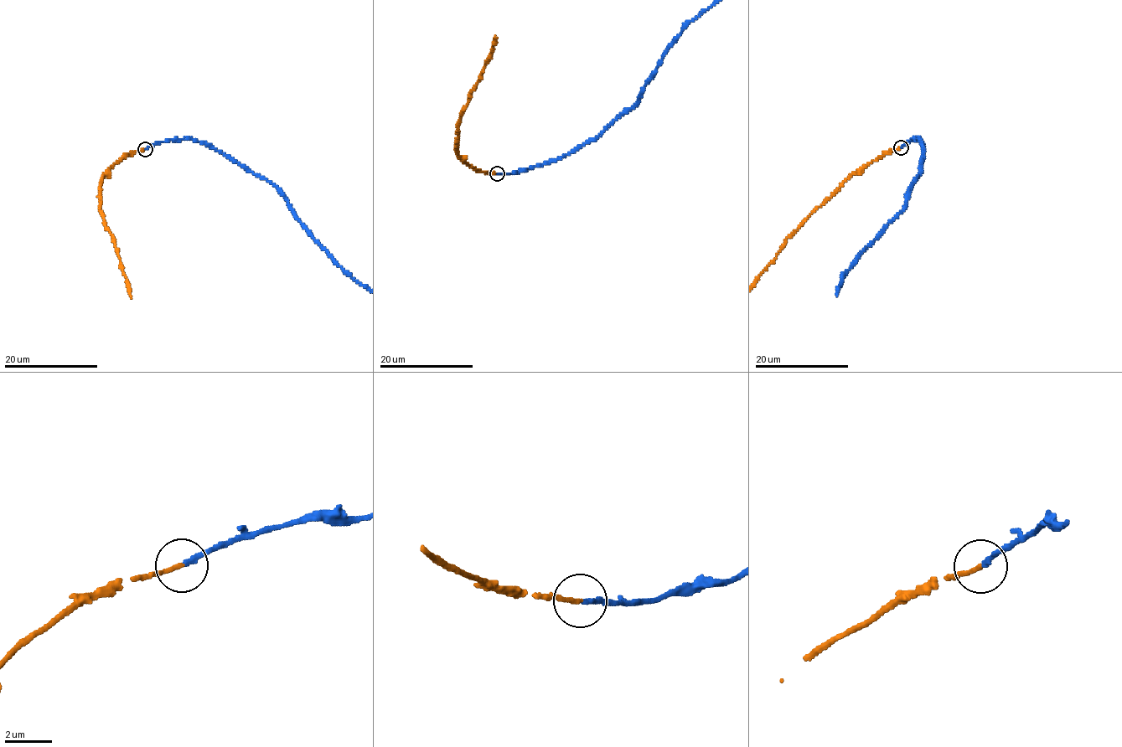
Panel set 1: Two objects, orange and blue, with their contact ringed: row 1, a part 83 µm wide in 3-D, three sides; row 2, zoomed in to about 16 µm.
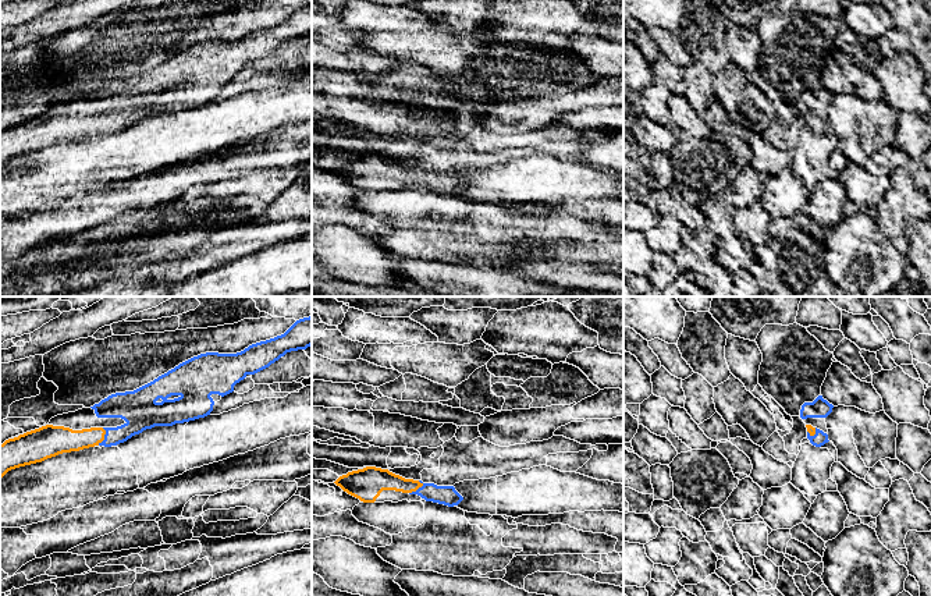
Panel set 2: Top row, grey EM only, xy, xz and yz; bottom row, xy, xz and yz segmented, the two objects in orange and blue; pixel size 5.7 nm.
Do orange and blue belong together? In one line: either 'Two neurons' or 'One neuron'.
One neuron

